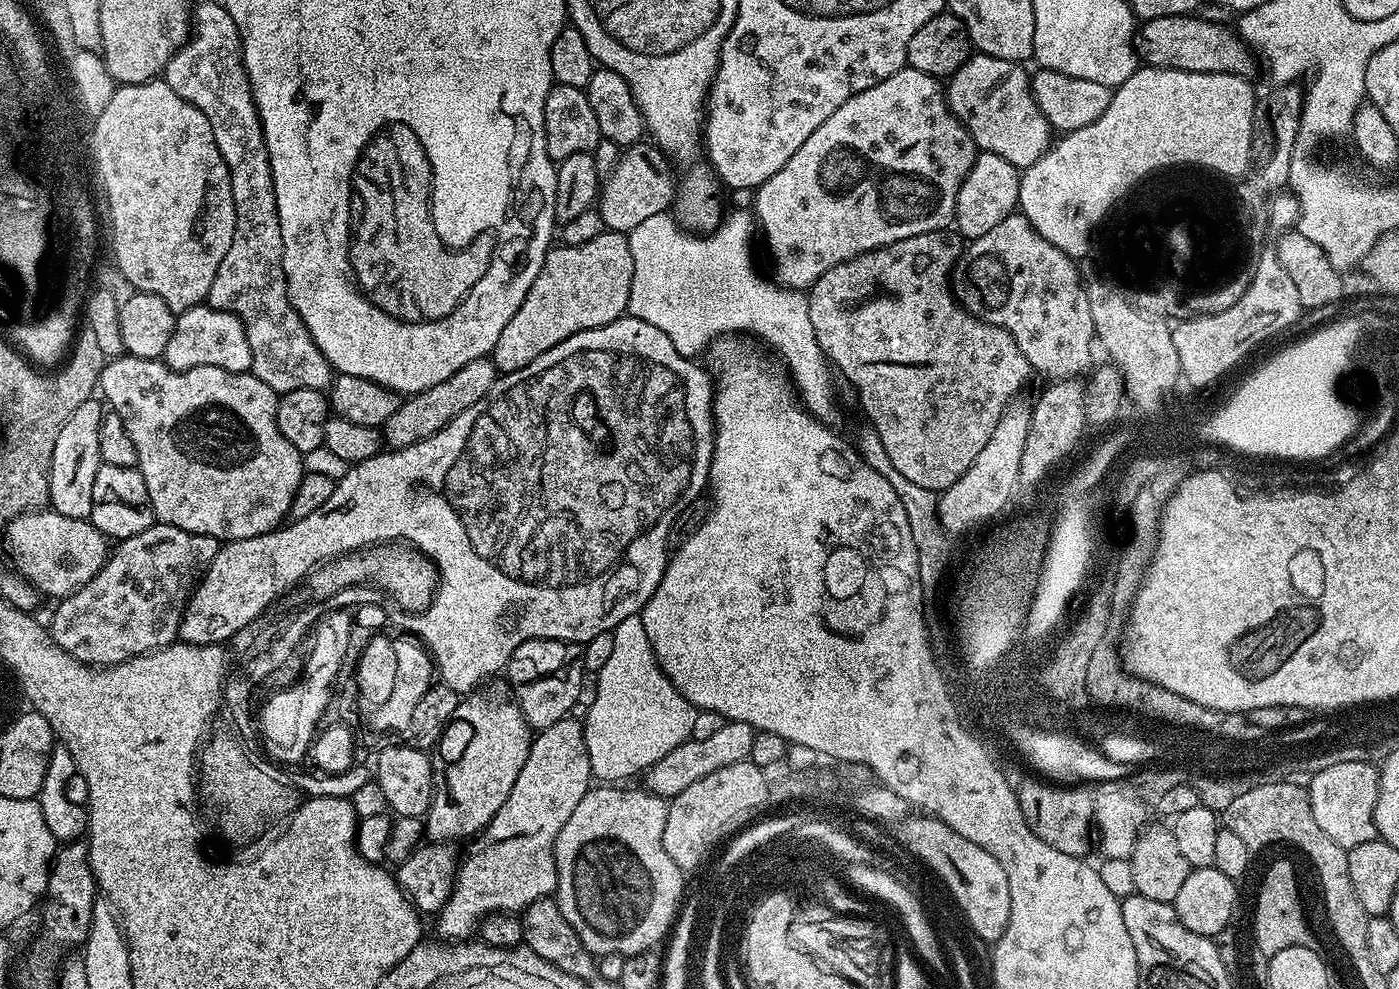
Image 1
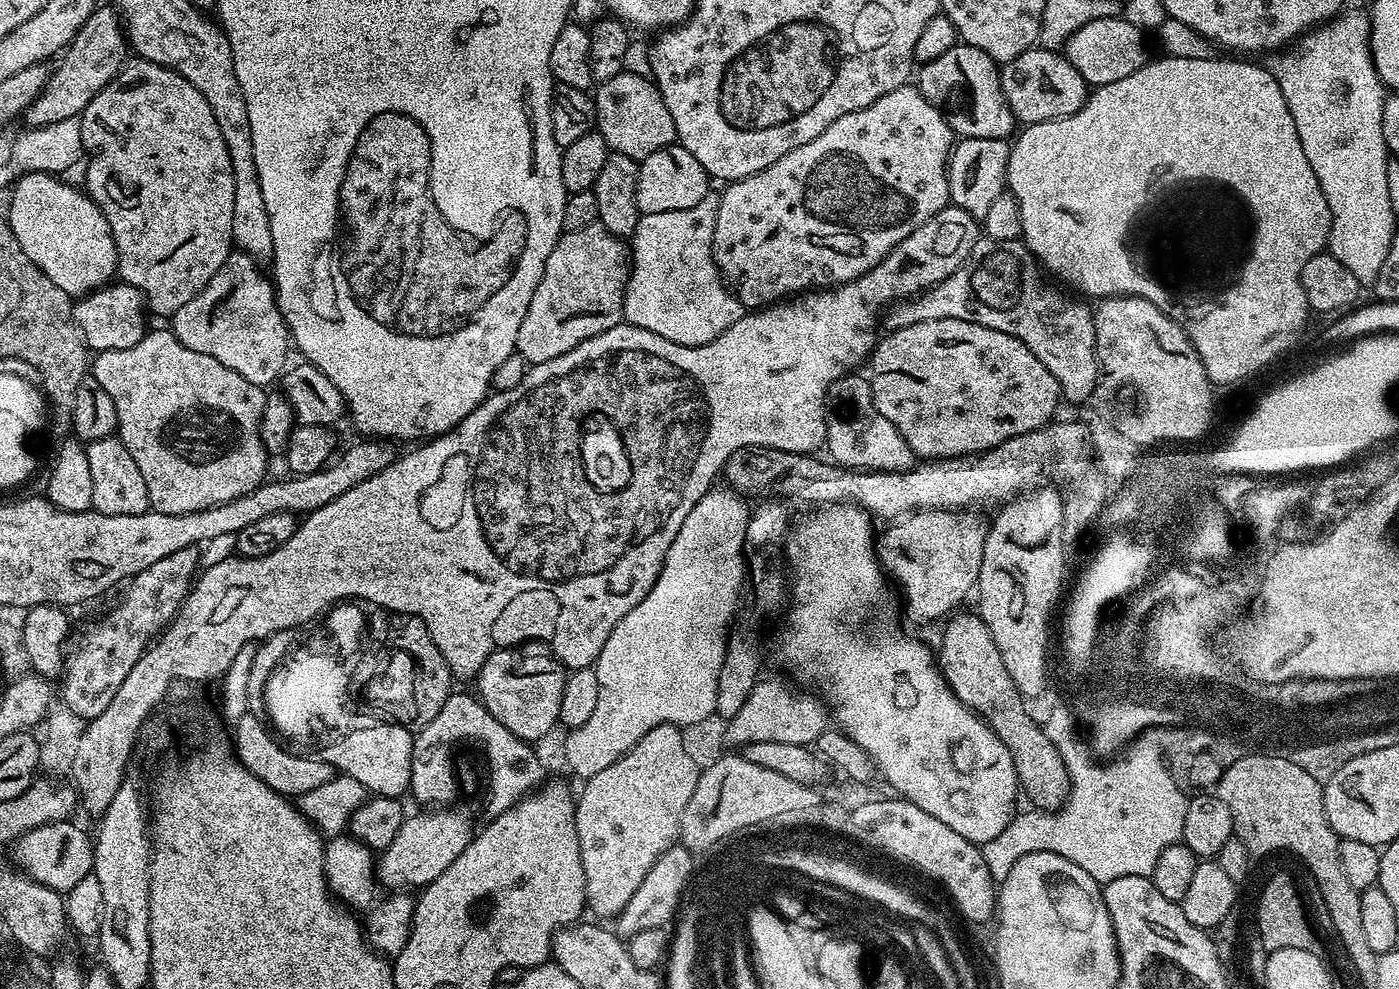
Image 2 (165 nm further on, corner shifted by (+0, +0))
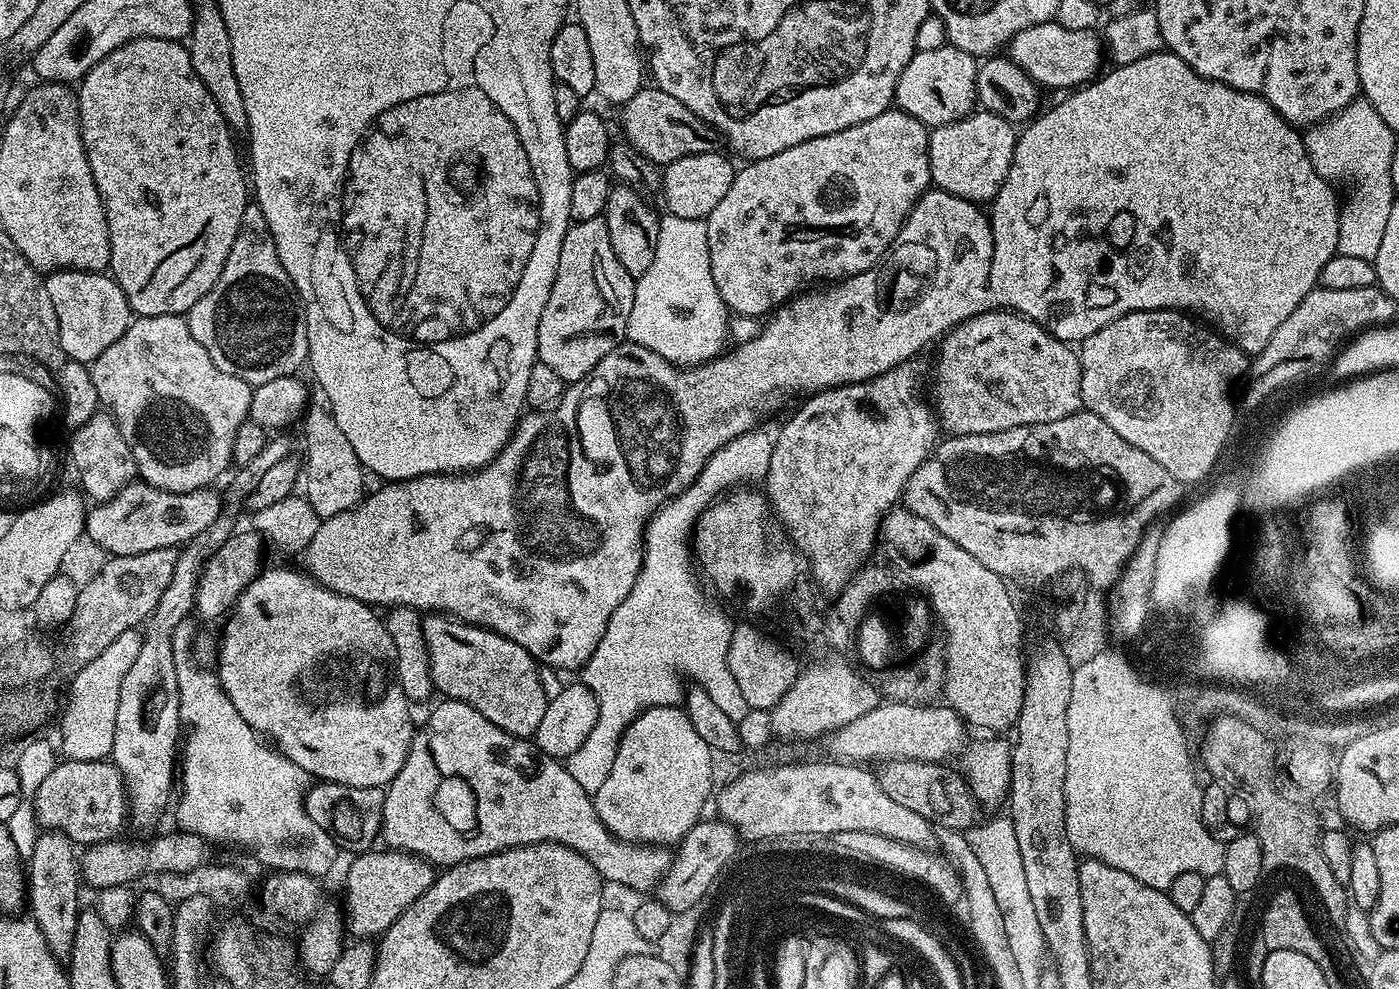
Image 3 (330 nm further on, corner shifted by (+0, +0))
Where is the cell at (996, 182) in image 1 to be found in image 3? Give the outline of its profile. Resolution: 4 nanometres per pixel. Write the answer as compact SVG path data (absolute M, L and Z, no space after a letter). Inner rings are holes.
M973 110L961 120L931 129L928 134L932 184L943 192L983 205L998 194L1016 149L1017 129L993 112Z

